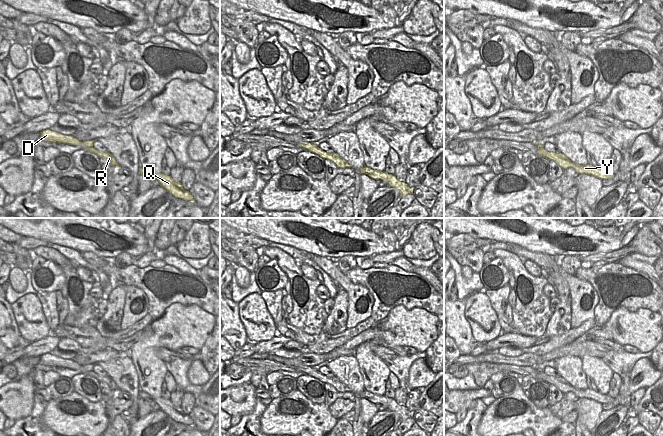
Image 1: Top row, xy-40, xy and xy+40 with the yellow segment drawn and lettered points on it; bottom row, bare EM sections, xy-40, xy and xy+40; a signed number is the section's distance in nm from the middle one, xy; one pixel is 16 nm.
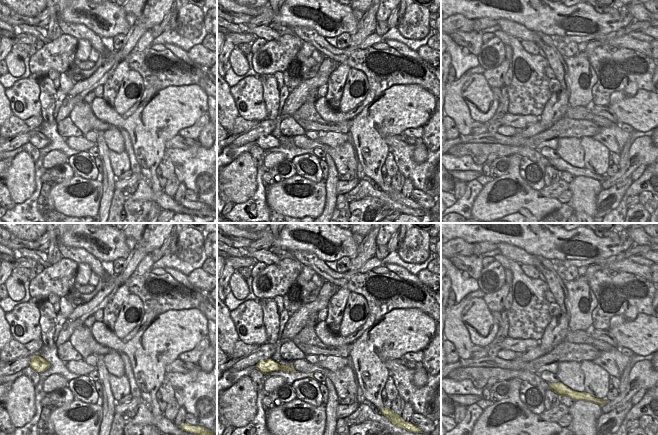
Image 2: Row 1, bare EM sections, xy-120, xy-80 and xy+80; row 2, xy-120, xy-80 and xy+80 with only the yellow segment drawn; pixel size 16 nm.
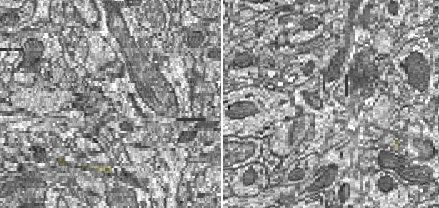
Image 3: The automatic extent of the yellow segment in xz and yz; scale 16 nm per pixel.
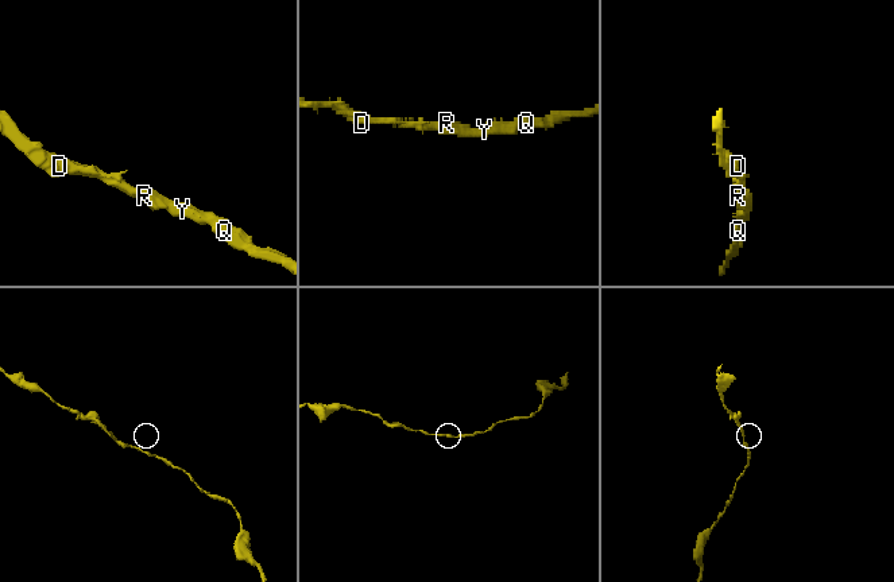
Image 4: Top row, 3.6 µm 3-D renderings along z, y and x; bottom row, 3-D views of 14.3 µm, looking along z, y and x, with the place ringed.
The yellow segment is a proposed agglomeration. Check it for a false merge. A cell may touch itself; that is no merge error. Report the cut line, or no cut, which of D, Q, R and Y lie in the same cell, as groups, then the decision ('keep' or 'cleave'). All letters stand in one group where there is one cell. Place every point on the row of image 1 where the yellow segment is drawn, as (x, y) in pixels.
cut none; groups D Q R Y; keep

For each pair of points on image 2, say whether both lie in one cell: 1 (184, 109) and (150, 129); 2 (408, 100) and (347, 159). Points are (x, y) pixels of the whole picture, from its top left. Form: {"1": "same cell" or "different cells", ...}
{"1": "same cell", "2": "different cells"}

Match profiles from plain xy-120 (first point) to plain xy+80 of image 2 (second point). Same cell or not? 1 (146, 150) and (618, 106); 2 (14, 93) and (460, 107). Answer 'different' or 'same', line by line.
1: same
2: different

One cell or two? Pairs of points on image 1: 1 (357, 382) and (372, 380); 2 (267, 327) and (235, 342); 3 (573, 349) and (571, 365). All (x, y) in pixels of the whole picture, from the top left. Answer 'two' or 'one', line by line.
1: two
2: two
3: two

